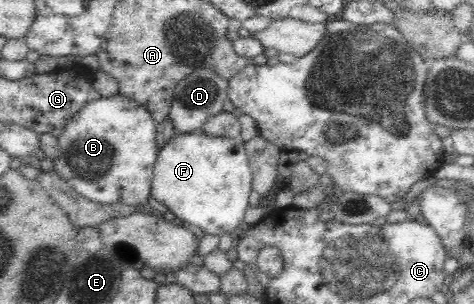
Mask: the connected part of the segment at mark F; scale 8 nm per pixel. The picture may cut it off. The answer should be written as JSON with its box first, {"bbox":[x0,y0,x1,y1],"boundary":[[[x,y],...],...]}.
{"bbox":[150,131,252,237],"boundary":[[[193,131],[175,134],[158,150],[150,193],[157,202],[164,204],[175,215],[175,218],[182,220],[183,223],[197,226],[204,234],[219,237],[225,233],[237,235],[245,227],[243,219],[249,207],[252,176],[247,153],[243,147],[243,139],[240,137],[229,139],[229,137],[217,137],[201,131]]]}

